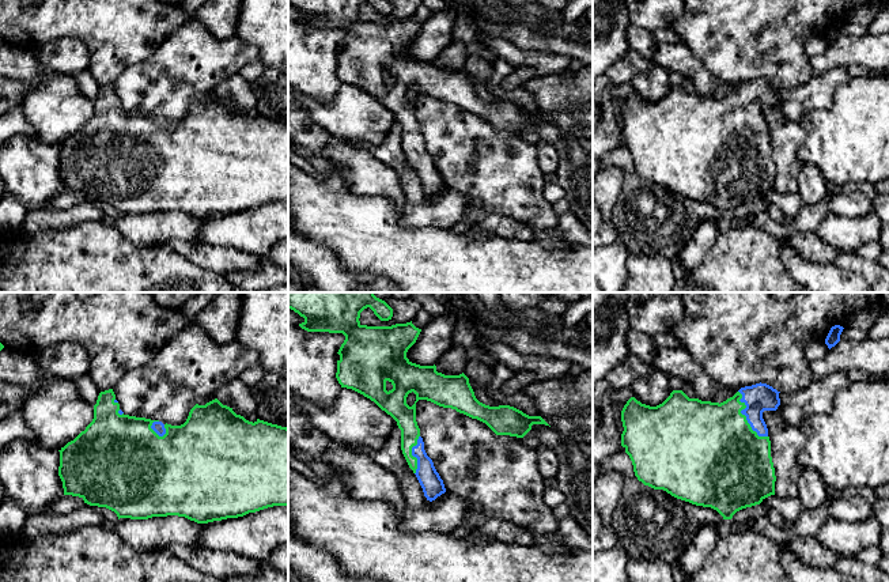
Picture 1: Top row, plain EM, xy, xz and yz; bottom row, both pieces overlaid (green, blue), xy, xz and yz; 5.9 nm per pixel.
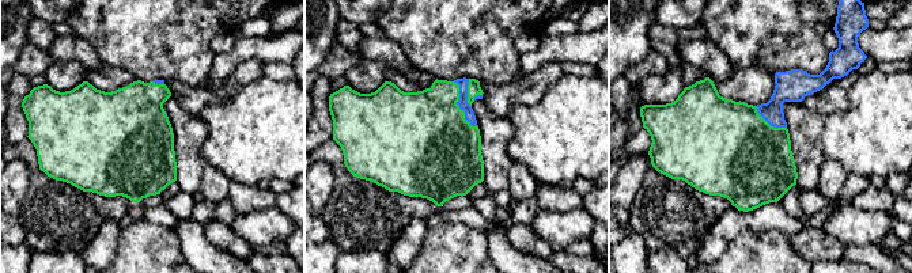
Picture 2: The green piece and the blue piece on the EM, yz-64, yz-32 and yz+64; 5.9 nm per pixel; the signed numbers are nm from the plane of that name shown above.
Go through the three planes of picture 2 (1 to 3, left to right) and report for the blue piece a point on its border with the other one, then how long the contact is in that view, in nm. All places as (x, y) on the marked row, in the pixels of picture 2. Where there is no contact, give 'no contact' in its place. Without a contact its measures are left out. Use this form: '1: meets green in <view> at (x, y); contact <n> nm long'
1: meets green in yz-64 at (158, 84); contact 70 nm long
2: meets green in yz-32 at (458, 106); contact 300 nm long
3: meets green in yz+64 at (768, 124); contact 220 nm long

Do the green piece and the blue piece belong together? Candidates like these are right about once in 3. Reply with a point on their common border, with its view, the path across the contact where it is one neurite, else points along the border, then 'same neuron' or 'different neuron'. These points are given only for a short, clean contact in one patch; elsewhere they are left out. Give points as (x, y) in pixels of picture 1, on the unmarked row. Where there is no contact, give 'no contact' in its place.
meets green in yz at (745, 113); same neuron

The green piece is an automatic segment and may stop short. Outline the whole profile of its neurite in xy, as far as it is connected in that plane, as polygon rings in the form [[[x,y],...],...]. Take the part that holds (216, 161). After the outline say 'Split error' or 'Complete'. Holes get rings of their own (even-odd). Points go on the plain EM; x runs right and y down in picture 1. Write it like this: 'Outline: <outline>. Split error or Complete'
Outline: [[[113,84],[101,87],[94,101],[94,114],[73,136],[60,146],[58,171],[63,177],[64,190],[79,192],[90,201],[106,203],[120,213],[148,215],[152,212],[178,211],[197,219],[208,219],[227,213],[243,212],[273,201],[288,201],[288,124],[257,114],[254,118],[237,110],[232,103],[223,101],[217,94],[205,101],[196,99],[181,121],[163,120],[159,116],[125,110],[120,105]]]. Split error

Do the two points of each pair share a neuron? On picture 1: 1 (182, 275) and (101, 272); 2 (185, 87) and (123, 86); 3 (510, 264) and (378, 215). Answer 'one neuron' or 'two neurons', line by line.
1: one neuron
2: one neuron
3: one neuron

